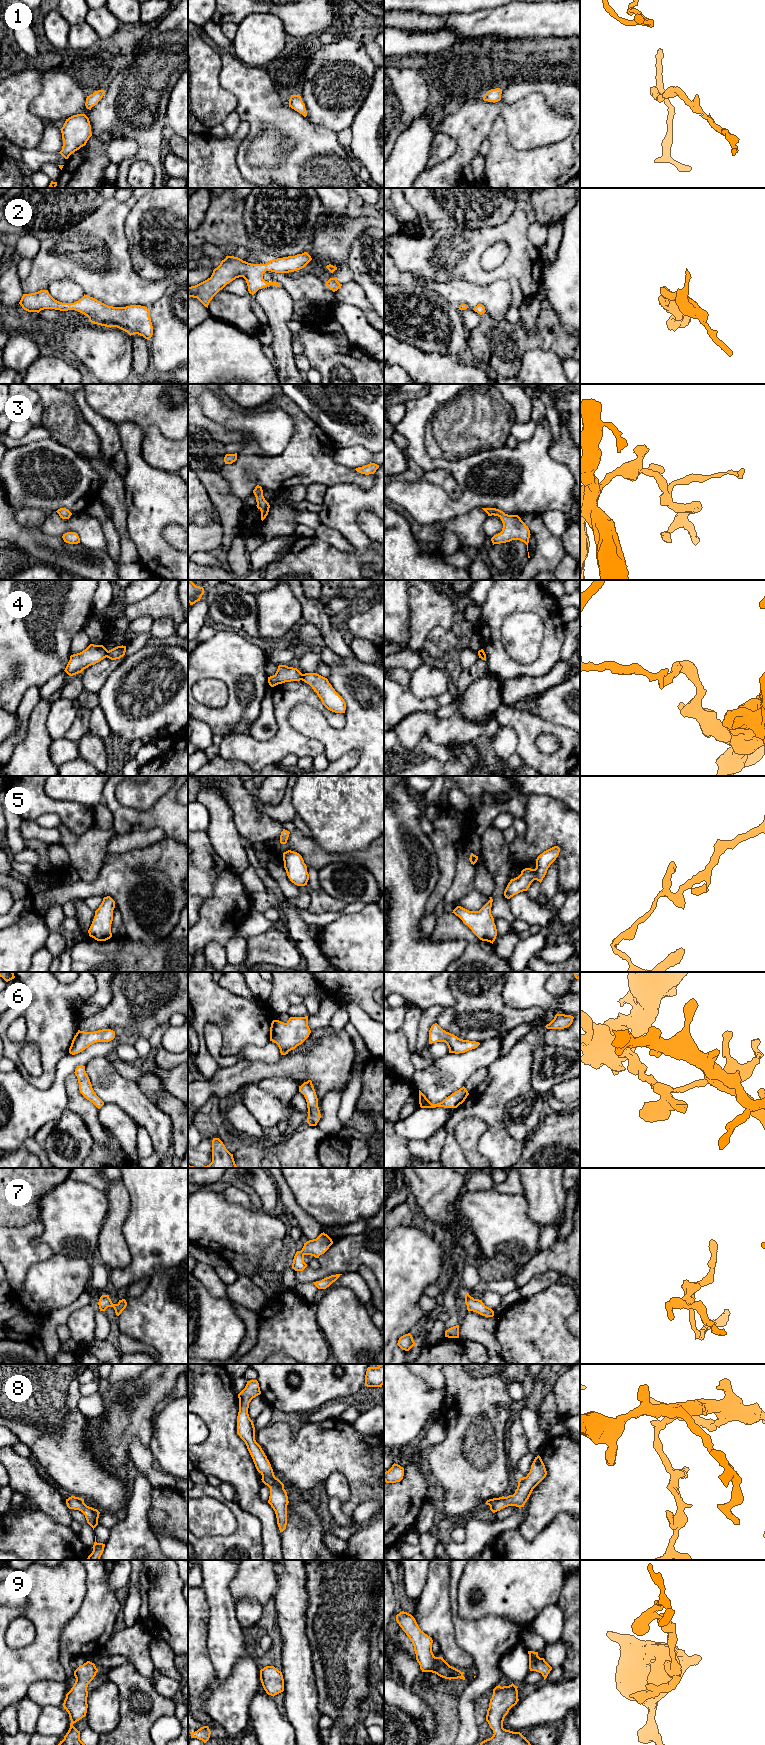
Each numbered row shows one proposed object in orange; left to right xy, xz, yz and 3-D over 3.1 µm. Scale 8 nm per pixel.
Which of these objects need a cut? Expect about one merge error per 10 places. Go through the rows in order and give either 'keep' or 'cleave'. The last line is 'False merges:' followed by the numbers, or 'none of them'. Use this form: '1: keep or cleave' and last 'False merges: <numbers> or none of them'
1: keep
2: keep
3: keep
4: cleave
5: keep
6: keep
7: keep
8: keep
9: keep
False merges: 4

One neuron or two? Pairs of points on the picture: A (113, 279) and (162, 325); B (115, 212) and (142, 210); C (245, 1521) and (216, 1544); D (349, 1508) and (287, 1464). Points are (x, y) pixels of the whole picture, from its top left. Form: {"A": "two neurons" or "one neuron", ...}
{"A": "two neurons", "B": "two neurons", "C": "one neuron", "D": "one neuron"}

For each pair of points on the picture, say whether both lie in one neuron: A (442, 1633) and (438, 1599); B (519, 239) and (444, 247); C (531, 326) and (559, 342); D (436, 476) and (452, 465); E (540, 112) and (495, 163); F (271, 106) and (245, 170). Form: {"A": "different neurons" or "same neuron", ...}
{"A": "same neuron", "B": "same neuron", "C": "different neurons", "D": "different neurons", "E": "different neurons", "F": "same neuron"}

